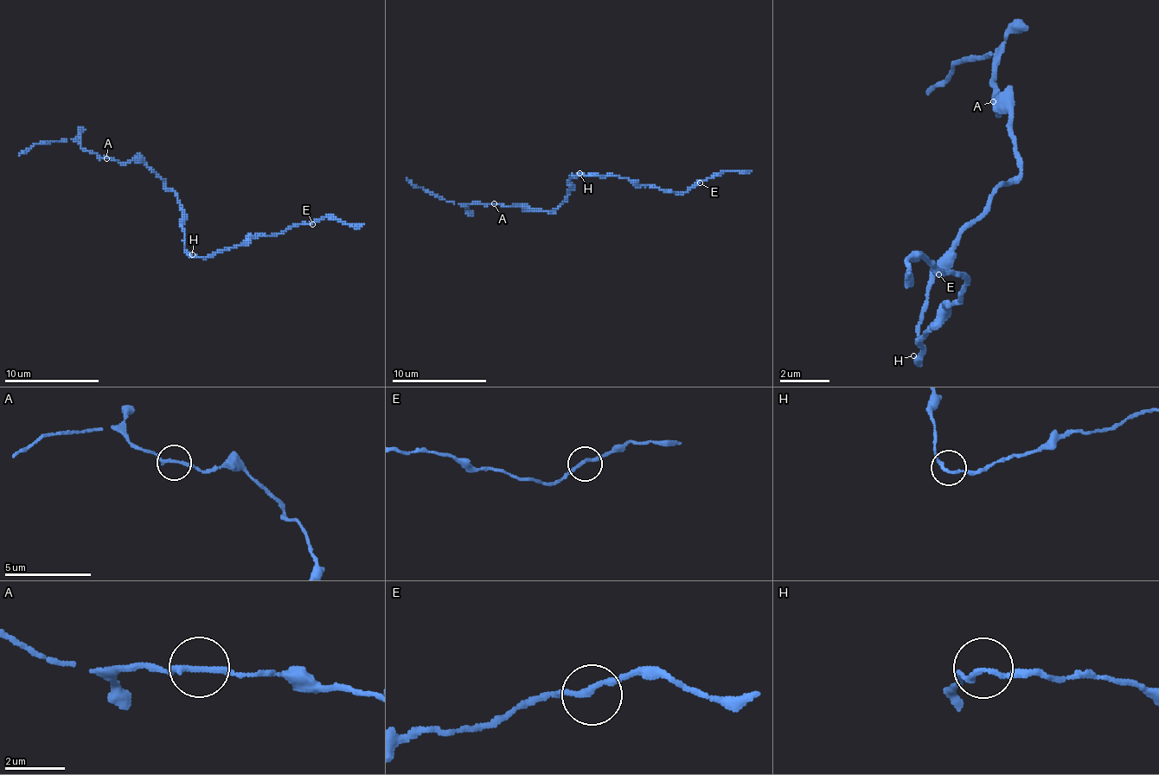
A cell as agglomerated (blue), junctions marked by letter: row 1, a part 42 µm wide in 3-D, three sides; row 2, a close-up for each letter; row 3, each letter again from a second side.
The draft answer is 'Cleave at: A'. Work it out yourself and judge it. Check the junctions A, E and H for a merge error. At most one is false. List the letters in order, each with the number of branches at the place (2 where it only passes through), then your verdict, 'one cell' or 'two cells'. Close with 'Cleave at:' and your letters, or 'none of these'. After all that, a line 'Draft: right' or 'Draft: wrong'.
A: branches 2; one cell
E: branches 2; one cell
H: branches 2; one cell
Cleave at: none of these
Draft: wrong

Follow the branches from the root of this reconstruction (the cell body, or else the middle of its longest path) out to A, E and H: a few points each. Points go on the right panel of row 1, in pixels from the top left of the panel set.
A: (932, 268), (982, 212), (989, 194), (1020, 169), (1014, 124), (1001, 106), (1001, 112), (995, 106), (995, 99)
E: (932, 268), (919, 318), (919, 361), (926, 330), (963, 293), (957, 274), (938, 274)
H: (932, 268), (932, 287), (926, 293), (926, 311), (919, 318), (919, 349), (913, 355)

